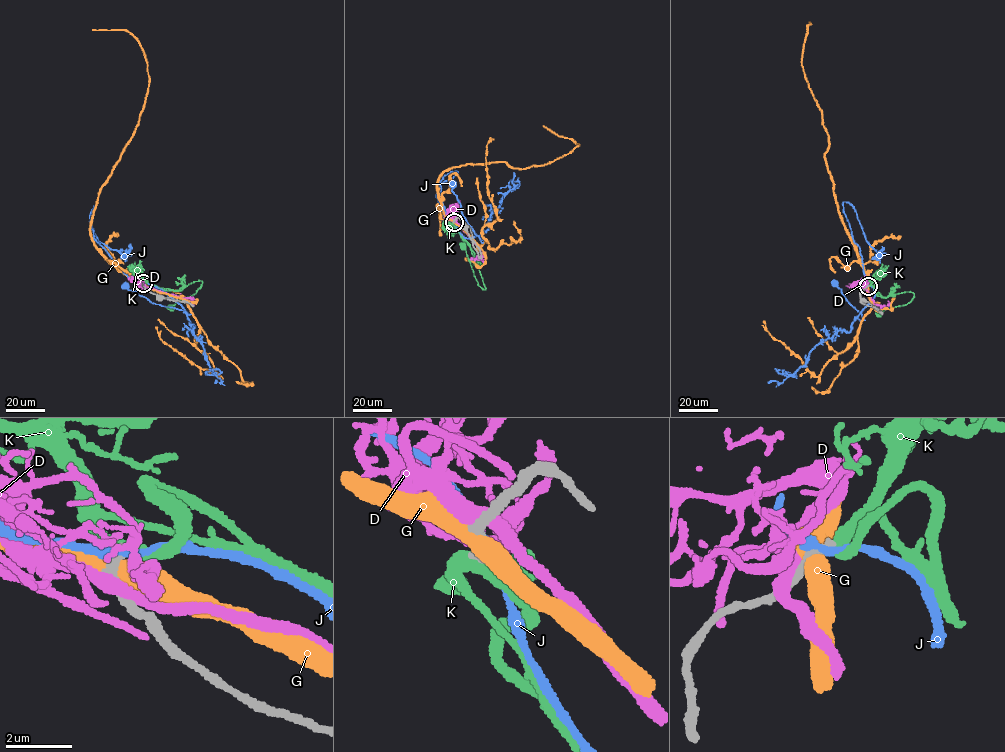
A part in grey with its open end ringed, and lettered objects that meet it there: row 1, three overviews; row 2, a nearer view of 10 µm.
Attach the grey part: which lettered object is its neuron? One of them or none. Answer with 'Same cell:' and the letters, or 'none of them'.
Same cell: none of them

